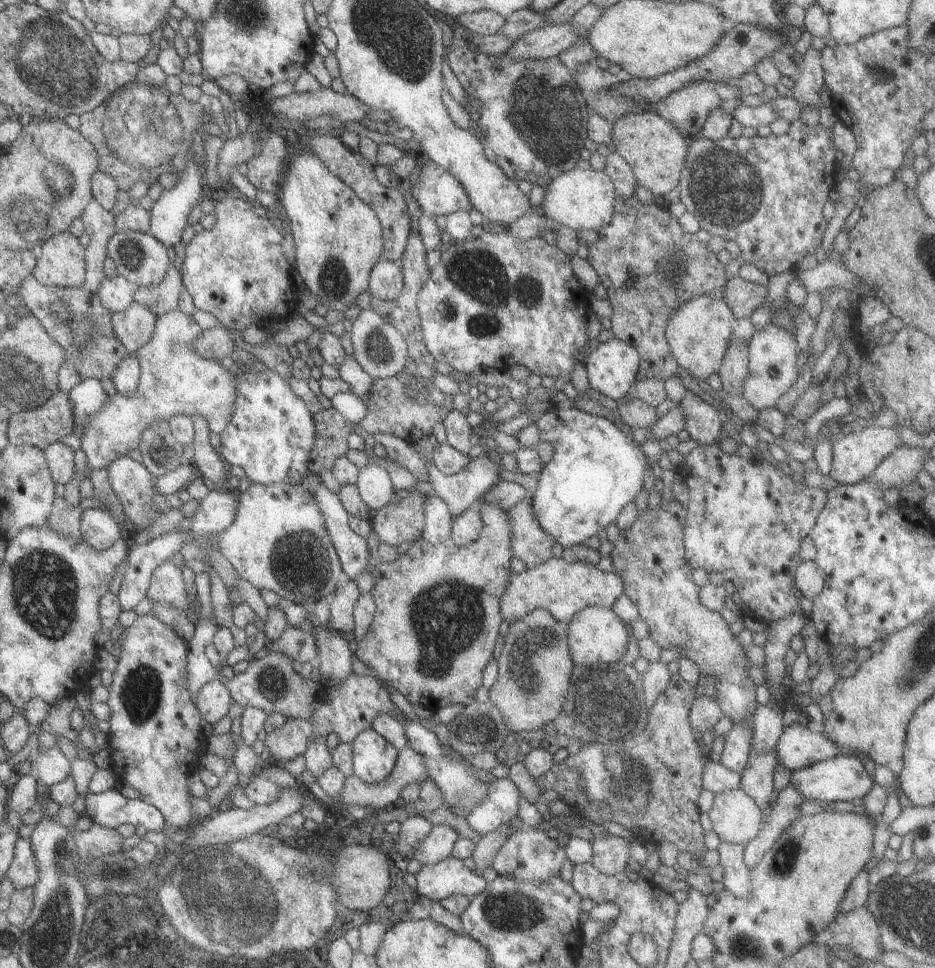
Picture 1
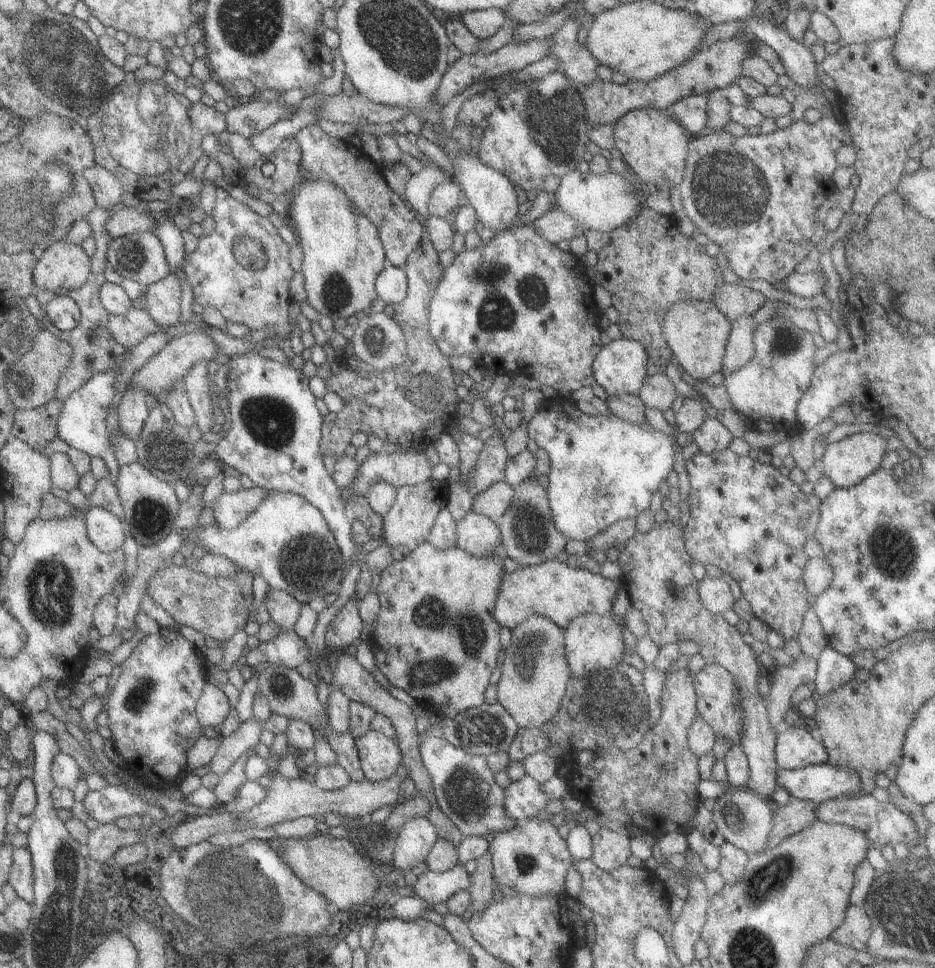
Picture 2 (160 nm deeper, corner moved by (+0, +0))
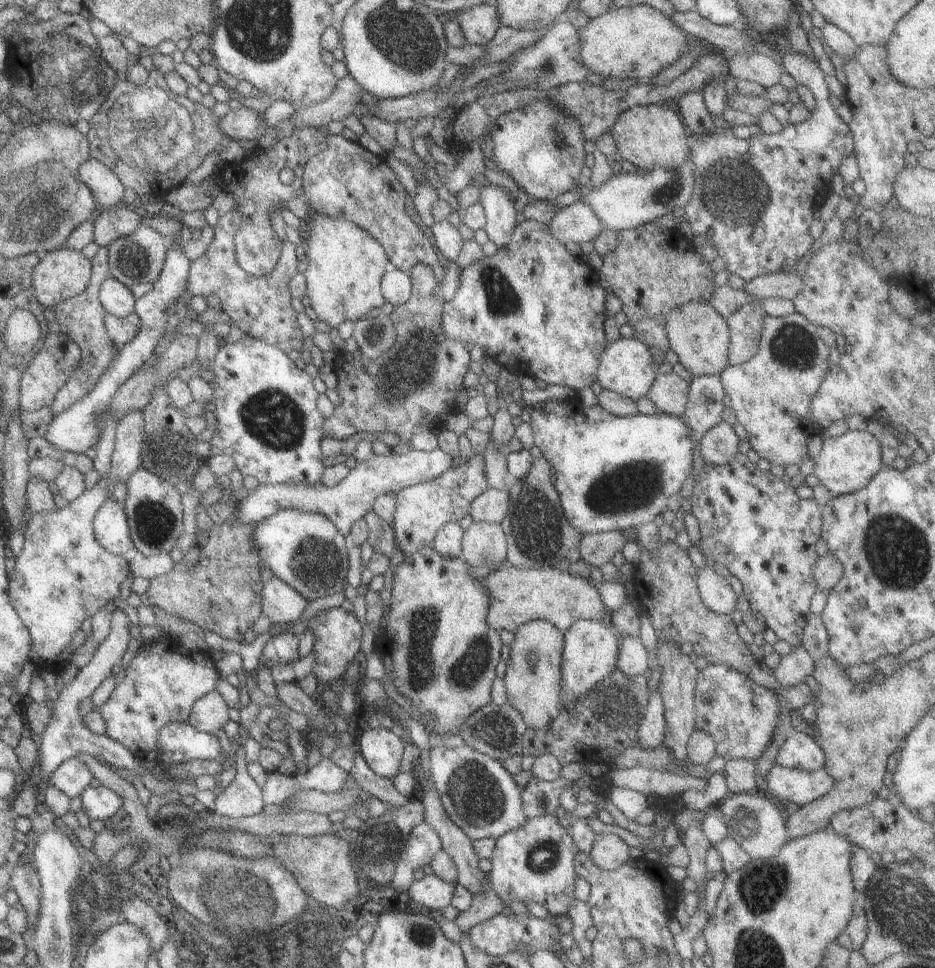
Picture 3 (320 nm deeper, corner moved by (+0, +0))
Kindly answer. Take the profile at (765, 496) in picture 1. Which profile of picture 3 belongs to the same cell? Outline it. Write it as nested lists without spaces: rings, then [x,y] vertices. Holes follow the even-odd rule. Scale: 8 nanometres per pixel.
[[[737,453],[726,465],[705,463],[702,468],[688,498],[699,528],[697,549],[741,582],[750,609],[761,614],[778,640],[799,646],[809,600],[818,591],[811,567],[818,557],[814,544],[820,537],[822,508],[813,498],[800,499],[793,487],[758,469],[745,454]]]

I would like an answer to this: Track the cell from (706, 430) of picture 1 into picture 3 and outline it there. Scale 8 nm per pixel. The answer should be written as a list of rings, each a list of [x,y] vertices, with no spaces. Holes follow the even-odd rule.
[[[722,420],[704,432],[697,441],[701,458],[710,465],[726,465],[739,453],[739,438],[732,426]]]

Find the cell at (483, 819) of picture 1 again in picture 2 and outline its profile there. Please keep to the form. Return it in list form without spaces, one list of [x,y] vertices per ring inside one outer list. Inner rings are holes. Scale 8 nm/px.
[[[525,774],[516,781],[512,781],[503,790],[502,805],[505,814],[517,822],[534,818],[549,800],[541,790],[540,783]]]

